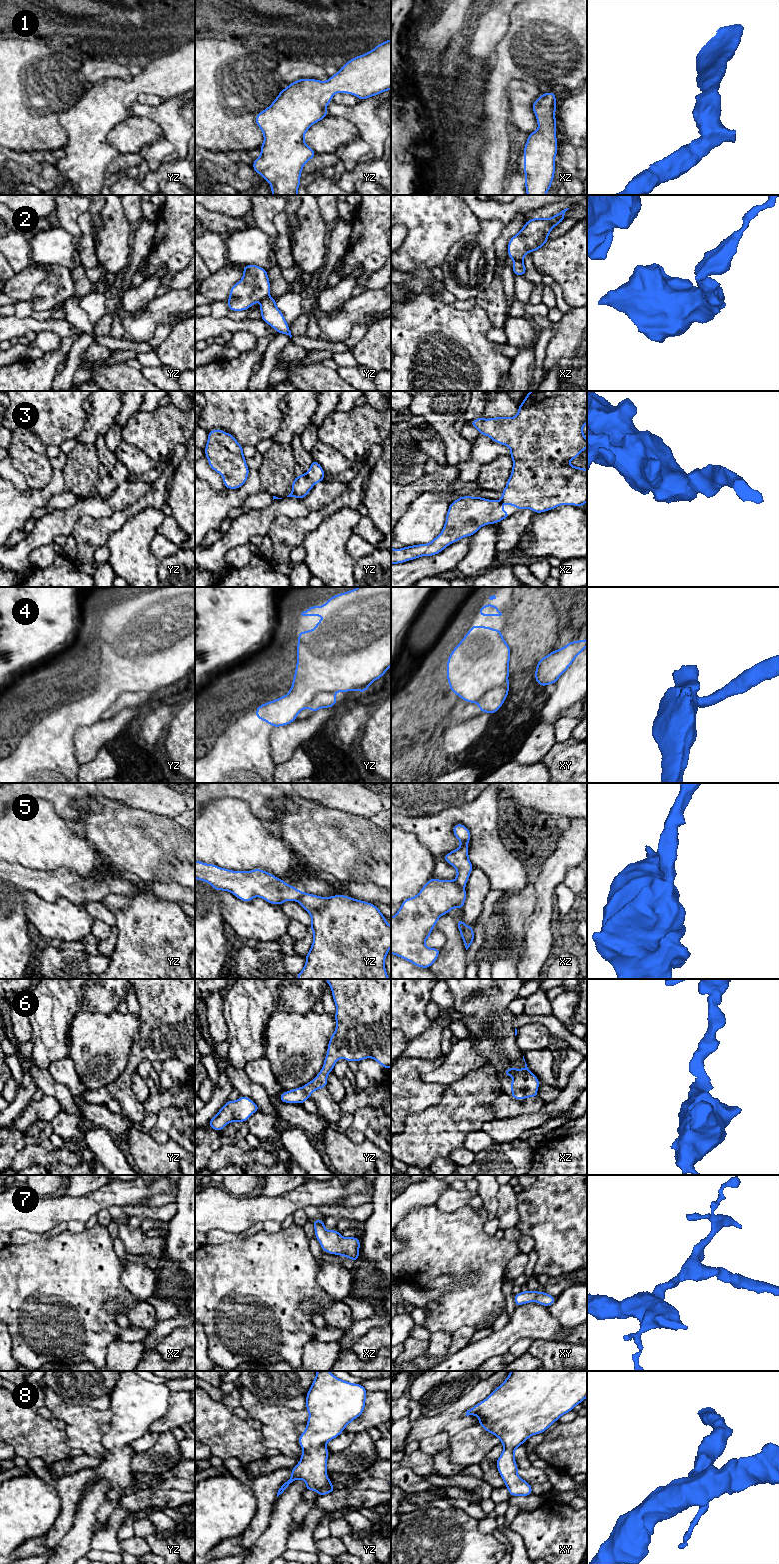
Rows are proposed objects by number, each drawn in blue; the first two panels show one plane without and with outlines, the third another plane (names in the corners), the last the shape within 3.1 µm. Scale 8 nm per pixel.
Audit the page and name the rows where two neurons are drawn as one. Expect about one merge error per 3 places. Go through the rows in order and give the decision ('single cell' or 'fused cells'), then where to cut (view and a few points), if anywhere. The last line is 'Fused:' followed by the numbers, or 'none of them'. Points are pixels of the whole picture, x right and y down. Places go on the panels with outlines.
1: single cell; no cut
2: fused cells; cut in xz along (514, 260), (522, 262)
3: single cell; no cut
4: fused cells; cut in xy along (508, 680), (488, 690), (476, 702)
5: fused cells; cut in xz along (453, 881), (464, 890)
6: single cell; no cut
7: single cell; no cut
8: single cell; no cut
Fused: 2, 4, 5

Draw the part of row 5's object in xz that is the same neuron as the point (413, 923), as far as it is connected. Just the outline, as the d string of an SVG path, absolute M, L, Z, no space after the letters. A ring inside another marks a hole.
M432 877L416 896L406 898L397 913L391 917L391 954L405 959L419 968L430 968L438 958L440 948L428 948L425 941L432 934L432 930L441 916L449 913L453 908L463 909L466 897L466 891L454 881L439 880Z

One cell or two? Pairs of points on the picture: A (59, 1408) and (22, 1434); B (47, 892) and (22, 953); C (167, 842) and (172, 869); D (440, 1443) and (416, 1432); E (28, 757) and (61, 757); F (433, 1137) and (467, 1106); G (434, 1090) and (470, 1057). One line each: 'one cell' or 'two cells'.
A: two cells
B: two cells
C: one cell
D: two cells
E: one cell
F: one cell
G: two cells

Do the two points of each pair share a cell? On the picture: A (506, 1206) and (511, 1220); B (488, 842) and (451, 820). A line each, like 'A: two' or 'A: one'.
A: one
B: one

